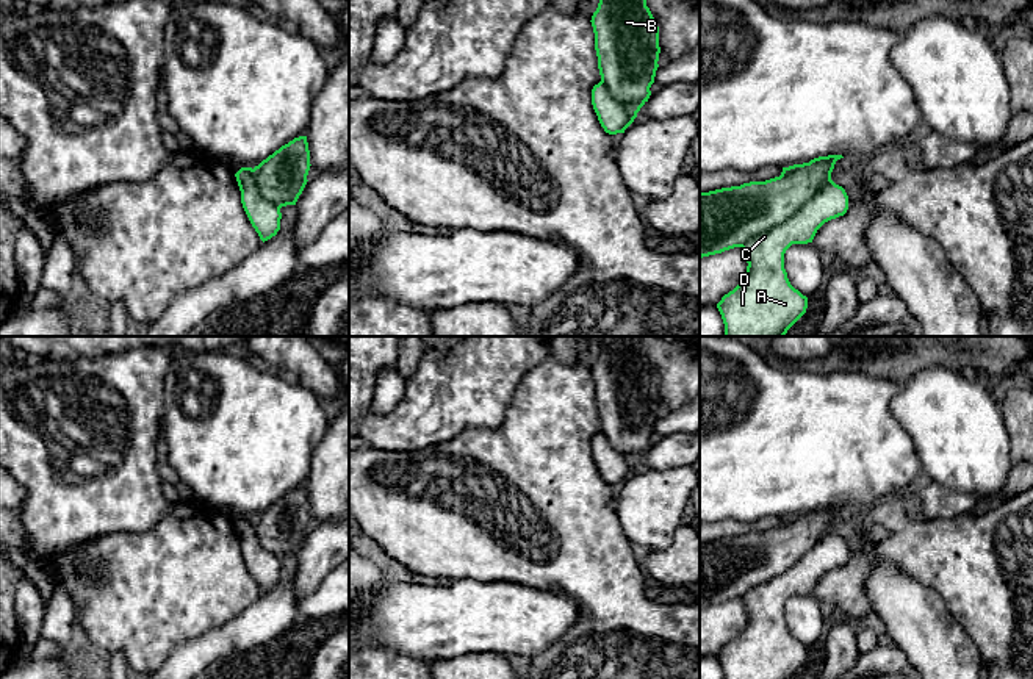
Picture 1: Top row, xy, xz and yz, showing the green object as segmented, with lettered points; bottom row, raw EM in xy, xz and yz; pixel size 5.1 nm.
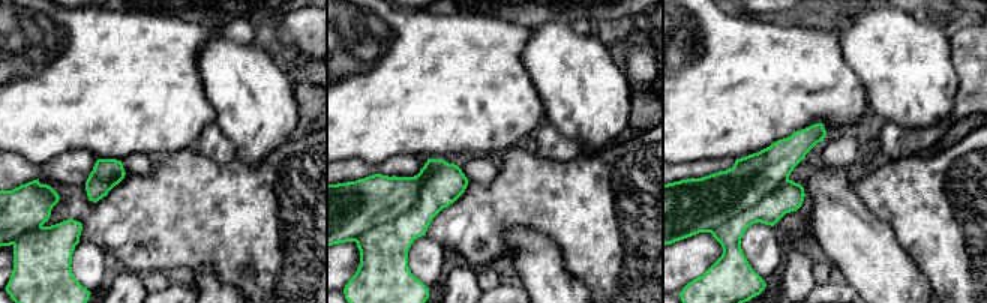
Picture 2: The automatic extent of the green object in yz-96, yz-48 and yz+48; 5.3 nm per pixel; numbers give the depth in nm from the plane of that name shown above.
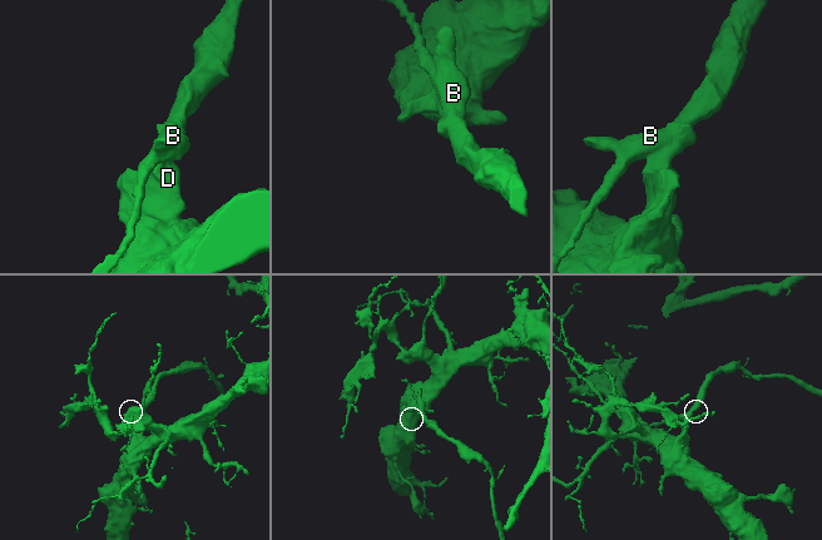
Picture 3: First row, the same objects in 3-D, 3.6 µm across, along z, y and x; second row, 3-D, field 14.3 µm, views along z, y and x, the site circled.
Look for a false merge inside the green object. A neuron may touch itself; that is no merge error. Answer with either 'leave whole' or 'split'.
split

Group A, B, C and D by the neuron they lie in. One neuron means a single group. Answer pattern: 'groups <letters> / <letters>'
groups A C D / B

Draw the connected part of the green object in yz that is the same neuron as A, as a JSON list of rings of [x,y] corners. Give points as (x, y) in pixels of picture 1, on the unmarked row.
[[[828,530],[817,543],[786,573],[748,590],[742,596],[747,609],[747,624],[742,632],[722,648],[717,659],[725,679],[790,679],[808,659],[808,648],[795,640],[784,620],[784,604],[792,595],[812,593],[817,580],[828,571],[844,566],[848,560],[845,540]]]

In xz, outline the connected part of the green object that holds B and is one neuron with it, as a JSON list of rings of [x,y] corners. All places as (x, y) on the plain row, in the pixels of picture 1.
[[[601,336],[599,354],[590,372],[601,433],[637,466],[651,446],[660,404],[659,377],[646,357],[643,336]]]

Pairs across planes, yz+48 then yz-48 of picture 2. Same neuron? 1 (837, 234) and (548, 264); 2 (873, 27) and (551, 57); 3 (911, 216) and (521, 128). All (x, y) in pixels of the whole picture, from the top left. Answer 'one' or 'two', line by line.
1: one
2: one
3: two

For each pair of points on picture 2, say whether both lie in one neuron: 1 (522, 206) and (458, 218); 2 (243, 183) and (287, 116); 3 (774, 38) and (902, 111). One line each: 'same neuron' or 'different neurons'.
1: same neuron
2: different neurons
3: different neurons

